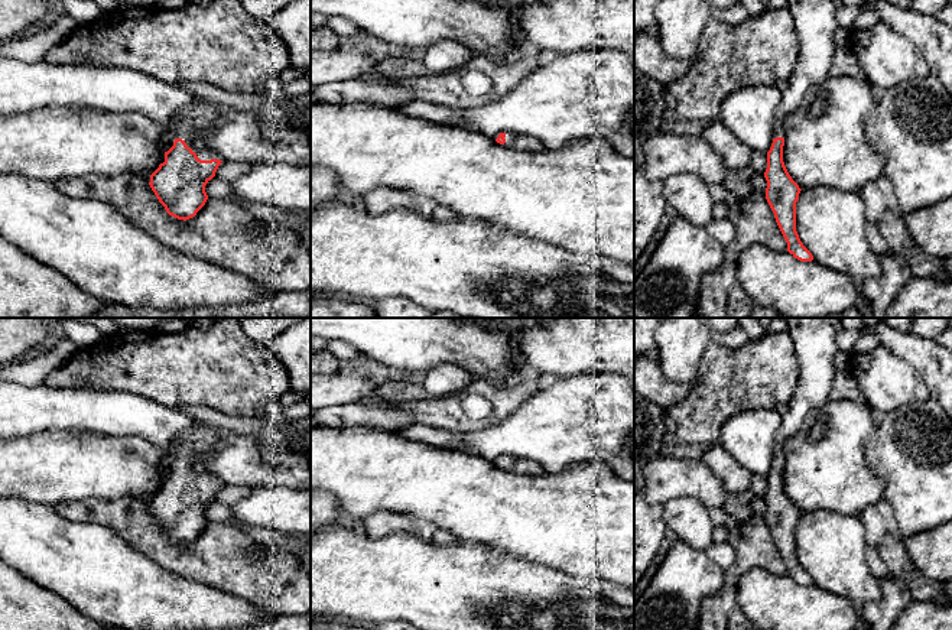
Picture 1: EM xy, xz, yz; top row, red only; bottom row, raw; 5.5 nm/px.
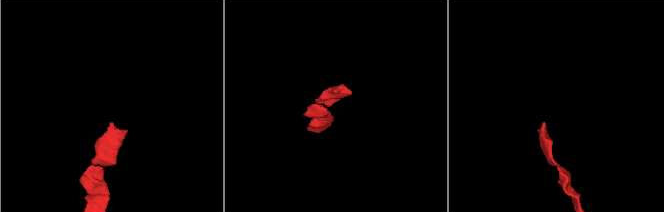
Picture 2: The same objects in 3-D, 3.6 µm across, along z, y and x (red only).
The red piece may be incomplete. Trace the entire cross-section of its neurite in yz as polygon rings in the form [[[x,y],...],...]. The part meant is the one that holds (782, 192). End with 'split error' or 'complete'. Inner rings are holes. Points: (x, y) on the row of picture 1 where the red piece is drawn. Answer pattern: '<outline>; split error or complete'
[[[787,0],[799,38],[799,61],[783,100],[776,110],[773,143],[767,152],[766,199],[787,243],[787,251],[800,262],[812,262],[812,253],[803,246],[796,231],[796,202],[800,188],[789,175],[783,162],[783,120],[799,108],[806,92],[829,77],[835,59],[835,32],[839,27],[836,13],[842,0]]]; split error

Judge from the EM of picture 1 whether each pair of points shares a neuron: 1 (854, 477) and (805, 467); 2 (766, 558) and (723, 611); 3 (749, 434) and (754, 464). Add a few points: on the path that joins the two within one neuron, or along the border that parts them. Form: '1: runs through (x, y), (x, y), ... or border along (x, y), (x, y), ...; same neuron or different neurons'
1: runs through (842, 477), (835, 477), (824, 467), (816, 467); same neuron
2: runs through (749, 561), (731, 578), (728, 594); same neuron
3: runs through (750, 441), (754, 457); same neuron

